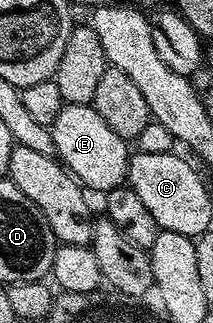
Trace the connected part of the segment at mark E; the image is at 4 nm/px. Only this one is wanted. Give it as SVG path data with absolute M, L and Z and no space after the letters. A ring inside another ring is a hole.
M66 104L61 109L61 113L57 113L57 121L53 121L49 130L59 162L79 180L84 188L92 192L95 190L106 193L114 187L124 186L129 158L128 140L117 137L117 133L113 133L109 125L105 125L101 113L97 113L94 105Z

